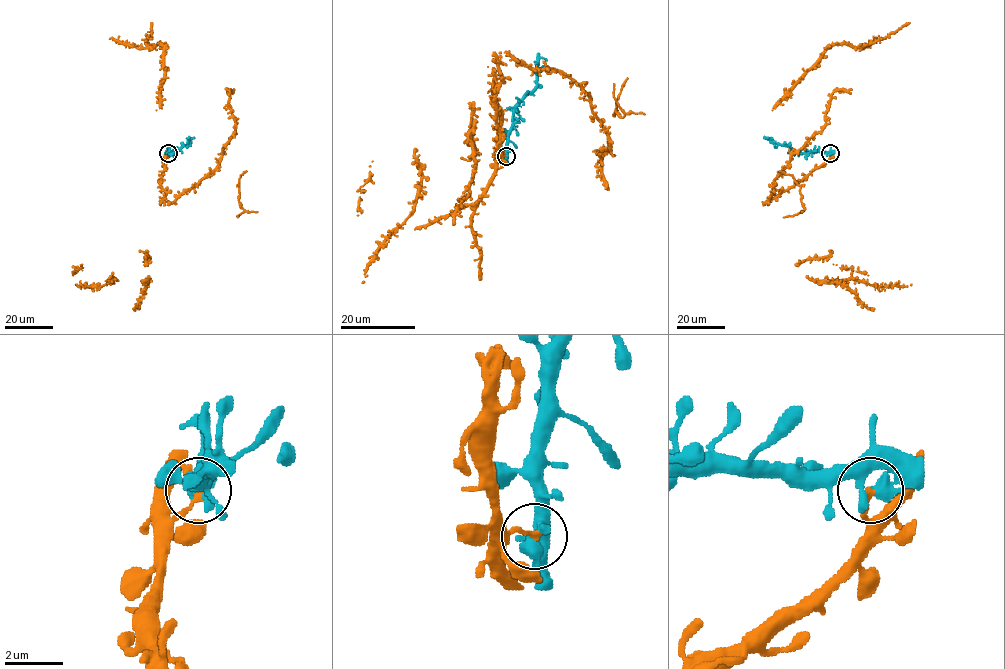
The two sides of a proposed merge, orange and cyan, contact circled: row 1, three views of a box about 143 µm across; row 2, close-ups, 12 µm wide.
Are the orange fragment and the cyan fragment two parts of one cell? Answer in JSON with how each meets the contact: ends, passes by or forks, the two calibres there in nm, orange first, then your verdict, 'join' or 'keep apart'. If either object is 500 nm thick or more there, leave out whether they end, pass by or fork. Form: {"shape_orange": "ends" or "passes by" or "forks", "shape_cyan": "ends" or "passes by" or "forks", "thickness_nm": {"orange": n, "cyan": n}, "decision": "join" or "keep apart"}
{"thickness_nm": {"orange": 190, "cyan": 500}, "decision": "keep apart"}

